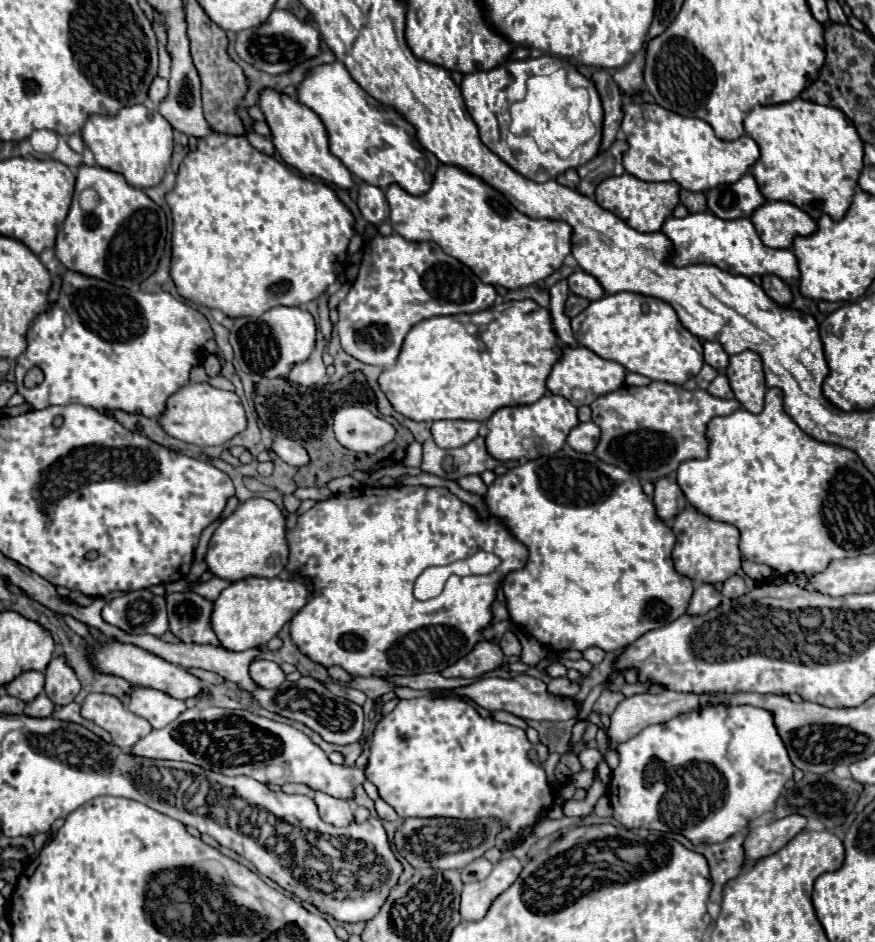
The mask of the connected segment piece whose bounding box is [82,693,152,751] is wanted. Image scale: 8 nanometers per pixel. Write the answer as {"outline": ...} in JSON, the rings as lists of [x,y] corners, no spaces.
{"outline":[[[90,693],[82,703],[82,715],[106,729],[112,735],[114,745],[126,751],[152,731],[146,719],[130,713],[128,707],[112,695]]]}

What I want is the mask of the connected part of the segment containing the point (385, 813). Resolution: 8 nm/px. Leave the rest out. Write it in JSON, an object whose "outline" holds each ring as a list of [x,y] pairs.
{"outline":[[[376,799],[376,811],[378,811],[380,819],[386,819],[386,821],[396,821],[398,819],[396,811],[386,801],[382,801],[382,799]]]}

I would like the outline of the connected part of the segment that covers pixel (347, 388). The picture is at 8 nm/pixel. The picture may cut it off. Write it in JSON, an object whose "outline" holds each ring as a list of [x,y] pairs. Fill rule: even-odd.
{"outline":[[[360,371],[348,373],[346,377],[342,377],[336,383],[328,383],[324,387],[302,387],[296,383],[290,383],[284,377],[278,379],[268,379],[264,377],[258,385],[256,385],[256,393],[254,393],[254,403],[256,403],[256,411],[260,415],[260,419],[274,427],[274,431],[284,433],[286,437],[298,441],[310,455],[310,465],[300,469],[296,473],[296,483],[298,487],[326,487],[328,481],[336,479],[336,477],[344,477],[344,475],[352,475],[354,471],[364,471],[364,473],[374,473],[378,467],[392,467],[404,461],[406,457],[406,449],[408,445],[414,441],[412,433],[402,427],[394,417],[384,417],[378,411],[378,403],[376,403],[376,395],[370,389],[366,377]],[[344,405],[362,405],[366,407],[370,413],[376,413],[378,417],[384,417],[388,423],[394,425],[396,429],[396,437],[394,441],[390,441],[386,447],[380,447],[374,455],[366,455],[366,453],[352,453],[346,451],[342,445],[338,445],[334,433],[332,433],[332,415],[336,413],[336,409],[344,407]]]}

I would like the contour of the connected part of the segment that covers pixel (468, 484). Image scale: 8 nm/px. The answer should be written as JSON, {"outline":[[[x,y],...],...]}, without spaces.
{"outline":[[[478,475],[462,477],[462,479],[458,479],[458,485],[460,485],[462,489],[466,489],[466,491],[472,491],[472,493],[480,495],[480,497],[484,497],[484,495],[486,495],[486,491],[488,491],[488,487],[484,485],[484,481],[482,481]]]}

